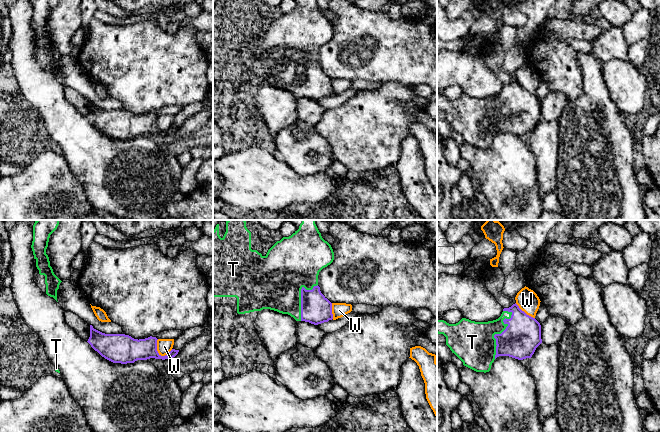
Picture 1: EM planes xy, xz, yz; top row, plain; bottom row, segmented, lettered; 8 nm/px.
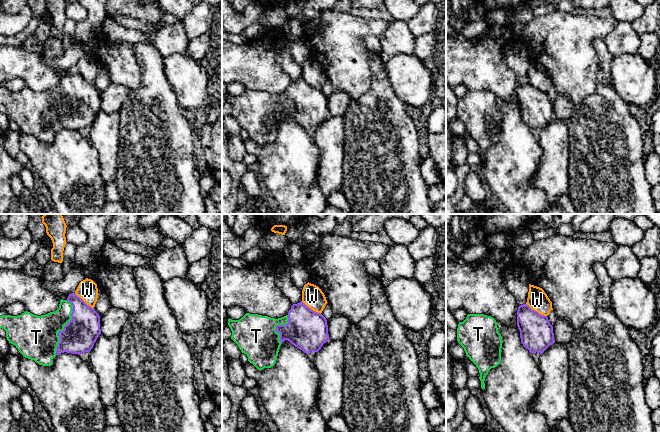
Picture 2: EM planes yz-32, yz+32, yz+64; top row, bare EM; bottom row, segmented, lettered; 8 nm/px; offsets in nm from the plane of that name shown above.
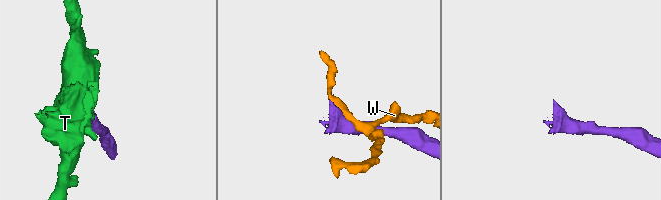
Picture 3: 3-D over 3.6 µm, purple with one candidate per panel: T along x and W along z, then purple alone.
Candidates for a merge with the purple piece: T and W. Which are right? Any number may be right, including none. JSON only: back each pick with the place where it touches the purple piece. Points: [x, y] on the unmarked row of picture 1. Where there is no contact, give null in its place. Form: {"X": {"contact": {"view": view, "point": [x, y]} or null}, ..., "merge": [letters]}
{"T": {"contact": {"view": "yz", "point": [498, 110]}}, "merge": ["T"]}

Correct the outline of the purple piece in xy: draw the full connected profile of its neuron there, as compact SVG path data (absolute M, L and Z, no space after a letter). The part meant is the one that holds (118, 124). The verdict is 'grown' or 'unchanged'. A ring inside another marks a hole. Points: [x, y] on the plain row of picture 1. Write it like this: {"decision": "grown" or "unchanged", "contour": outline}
{"decision": "unchanged", "contour": "M90 101L88 119L102 133L113 139L134 139L137 136L168 135L175 133L179 126L172 125L167 131L161 132L157 127L157 114L134 115L125 110L105 110Z"}

